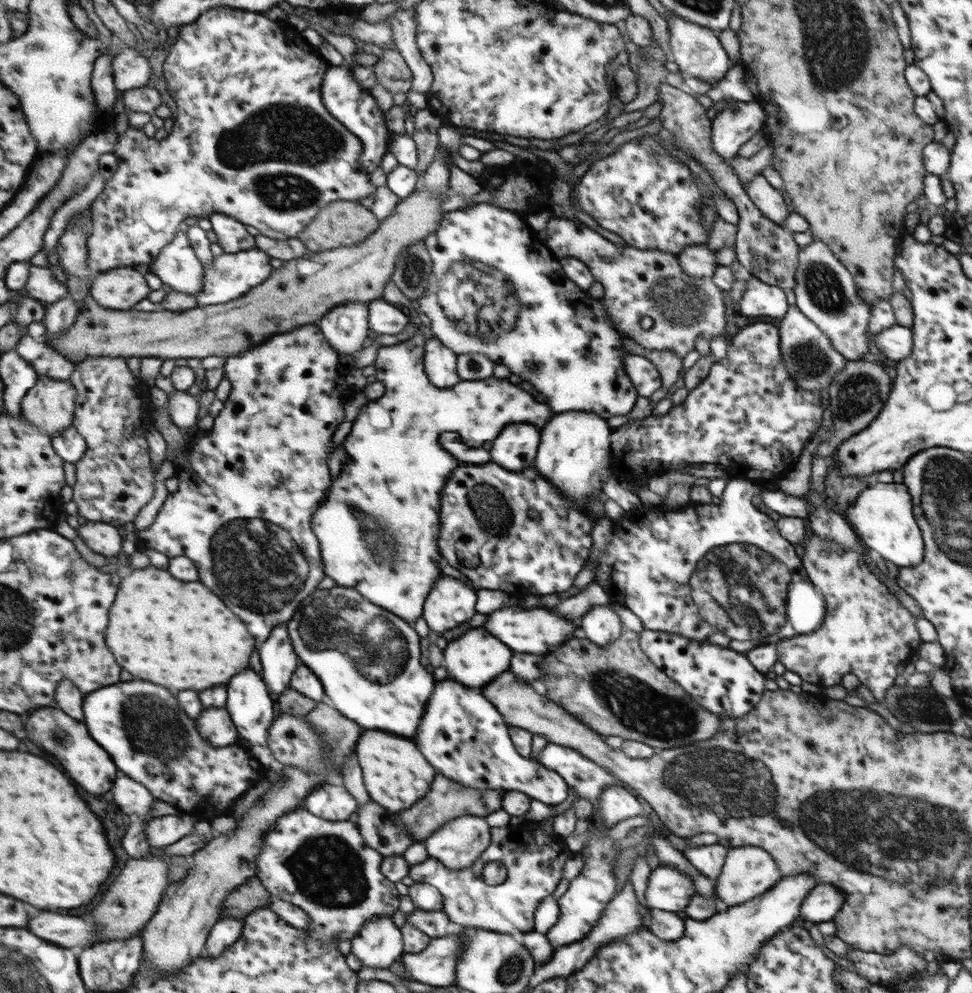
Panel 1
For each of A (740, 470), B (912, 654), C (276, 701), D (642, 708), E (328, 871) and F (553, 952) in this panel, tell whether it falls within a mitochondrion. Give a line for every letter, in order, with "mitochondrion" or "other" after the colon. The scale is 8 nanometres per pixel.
A: other
B: other
C: other
D: mitochondrion
E: mitochondrion
F: other

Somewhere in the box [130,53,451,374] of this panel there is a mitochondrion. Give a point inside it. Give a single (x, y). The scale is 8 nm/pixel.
(296, 135)

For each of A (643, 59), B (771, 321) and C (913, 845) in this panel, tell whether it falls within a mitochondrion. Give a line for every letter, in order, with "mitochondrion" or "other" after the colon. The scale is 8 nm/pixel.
A: other
B: other
C: mitochondrion

